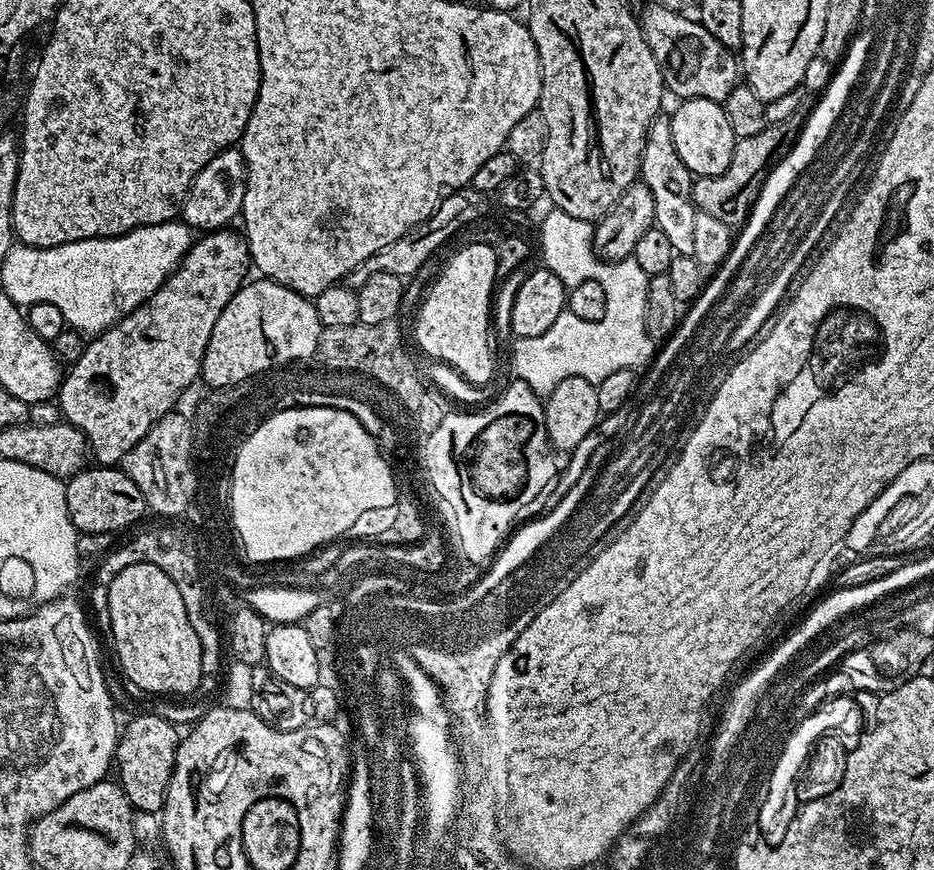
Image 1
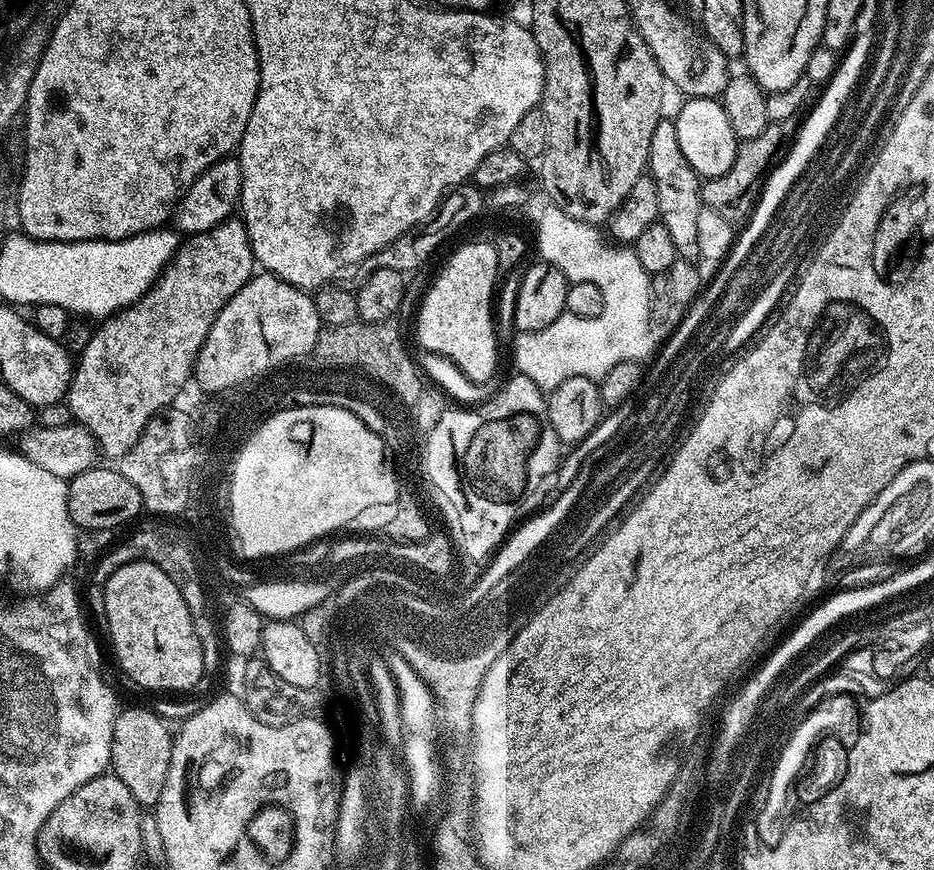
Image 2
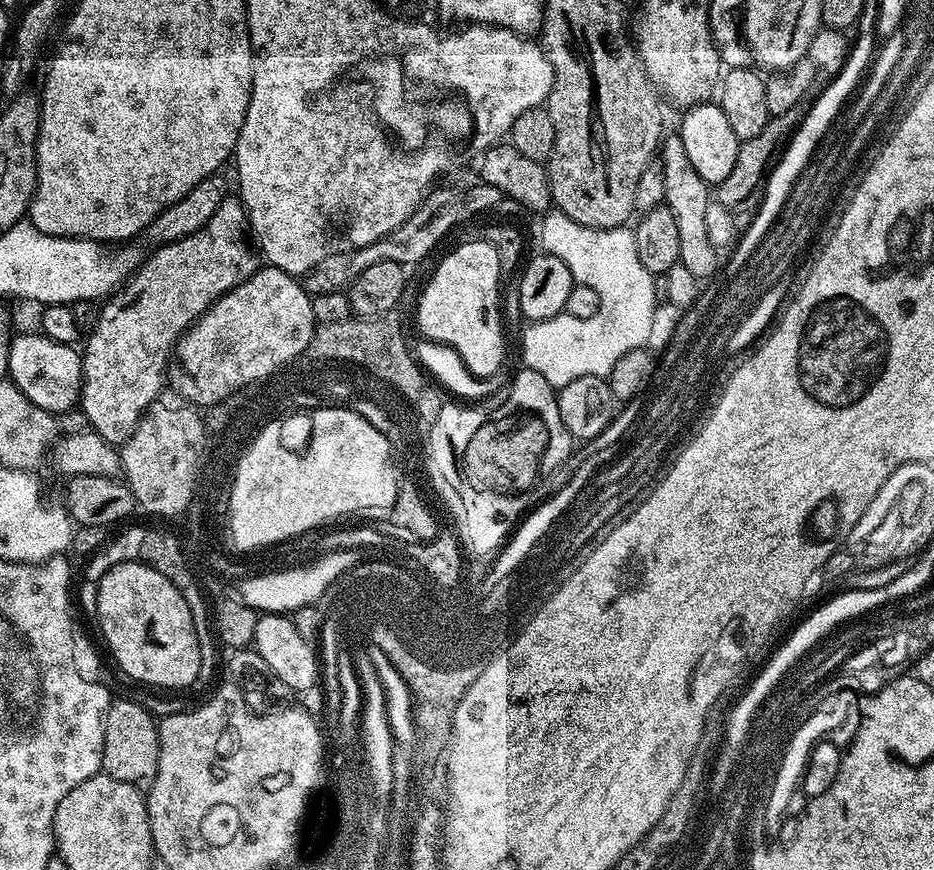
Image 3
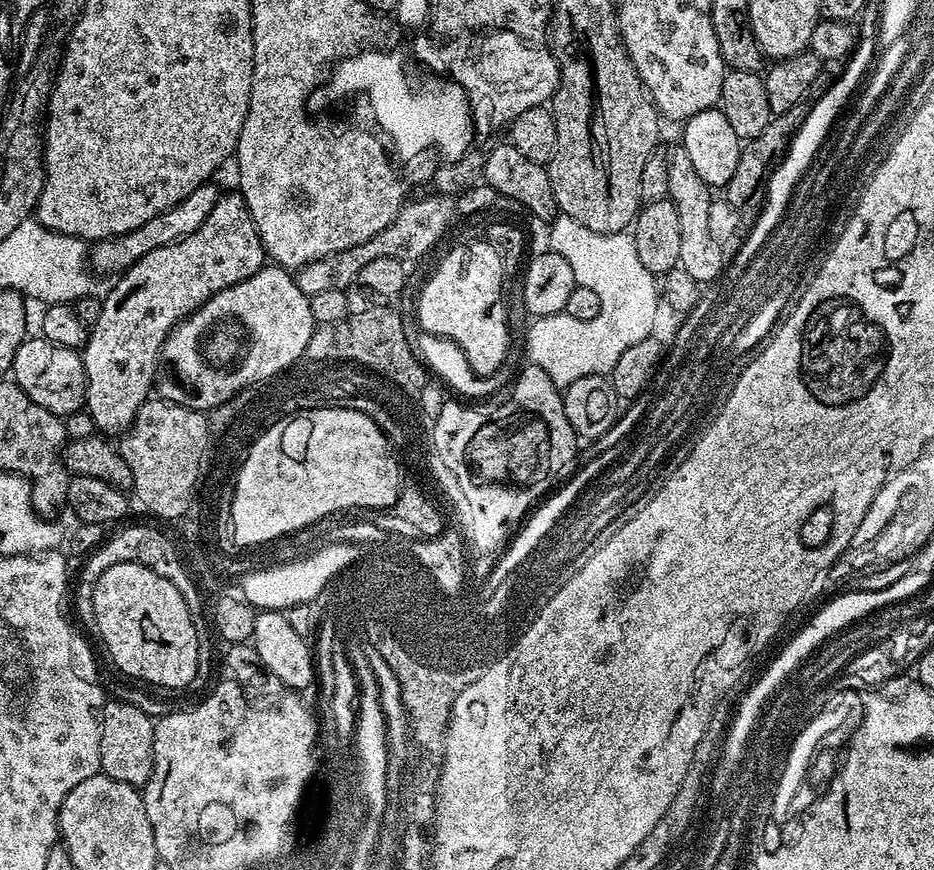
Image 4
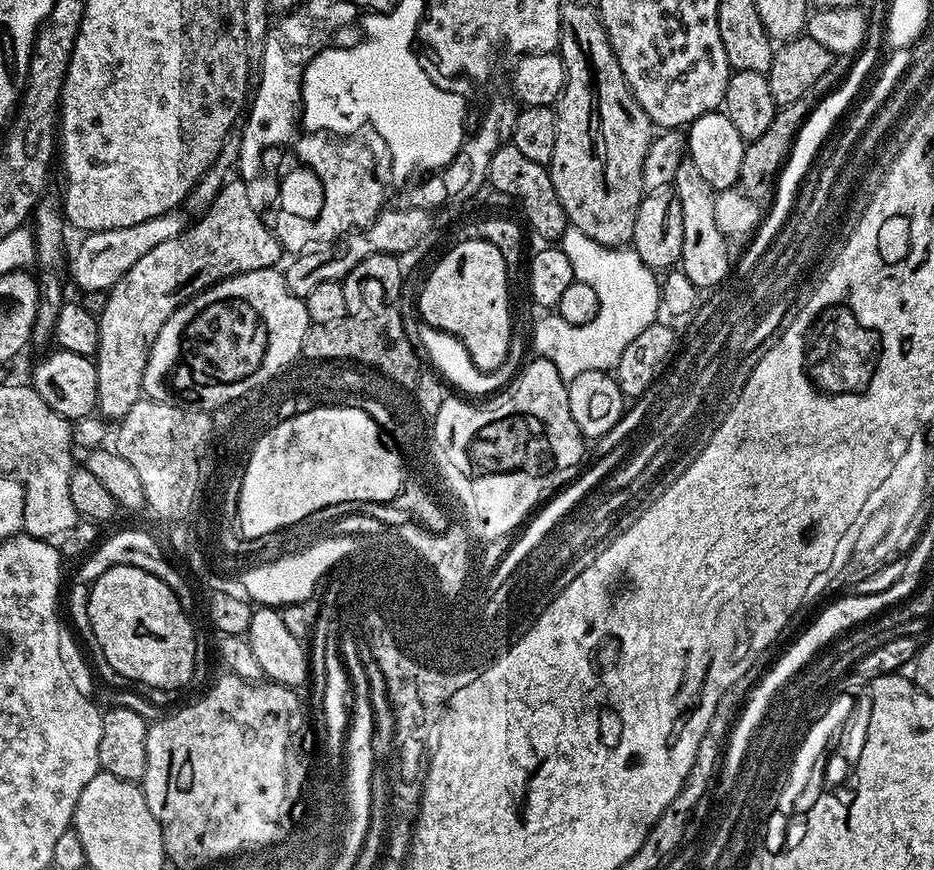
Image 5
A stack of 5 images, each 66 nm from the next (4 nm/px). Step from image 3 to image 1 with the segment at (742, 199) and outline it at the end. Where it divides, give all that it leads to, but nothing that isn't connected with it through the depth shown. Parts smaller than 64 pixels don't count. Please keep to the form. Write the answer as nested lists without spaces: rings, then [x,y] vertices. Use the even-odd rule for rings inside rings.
[[[795,115],[777,124],[767,123],[758,134],[750,134],[750,138],[737,140],[734,154],[730,158],[730,166],[726,166],[722,174],[693,179],[692,200],[696,203],[697,209],[719,218],[730,226],[743,225],[767,176],[794,146],[803,126],[804,120]]]

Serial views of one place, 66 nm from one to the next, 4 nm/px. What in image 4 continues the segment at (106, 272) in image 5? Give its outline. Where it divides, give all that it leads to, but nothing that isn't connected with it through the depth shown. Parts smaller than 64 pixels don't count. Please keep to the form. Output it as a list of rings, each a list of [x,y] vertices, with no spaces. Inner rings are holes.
[[[209,182],[198,186],[198,190],[191,192],[182,202],[178,202],[174,206],[170,206],[170,210],[150,218],[150,222],[138,226],[138,230],[130,230],[130,234],[116,236],[113,240],[95,241],[90,248],[91,267],[97,273],[100,271],[120,274],[131,264],[138,262],[146,254],[150,254],[150,250],[173,244],[194,234],[194,230],[198,230],[198,226],[202,226],[202,222],[206,222],[210,210],[214,210],[214,206],[220,201],[221,189],[216,189],[214,185],[215,183]]]

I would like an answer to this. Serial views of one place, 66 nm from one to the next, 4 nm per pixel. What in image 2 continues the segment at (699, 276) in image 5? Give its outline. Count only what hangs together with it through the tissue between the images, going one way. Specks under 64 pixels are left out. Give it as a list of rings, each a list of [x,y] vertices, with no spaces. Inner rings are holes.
[[[662,118],[654,130],[654,138],[650,138],[650,154],[647,171],[656,179],[658,186],[659,223],[670,230],[670,238],[674,241],[674,250],[682,260],[699,261],[698,248],[698,214],[702,207],[700,190],[702,178],[686,162],[686,154],[682,154],[682,145],[678,143],[676,121]]]

